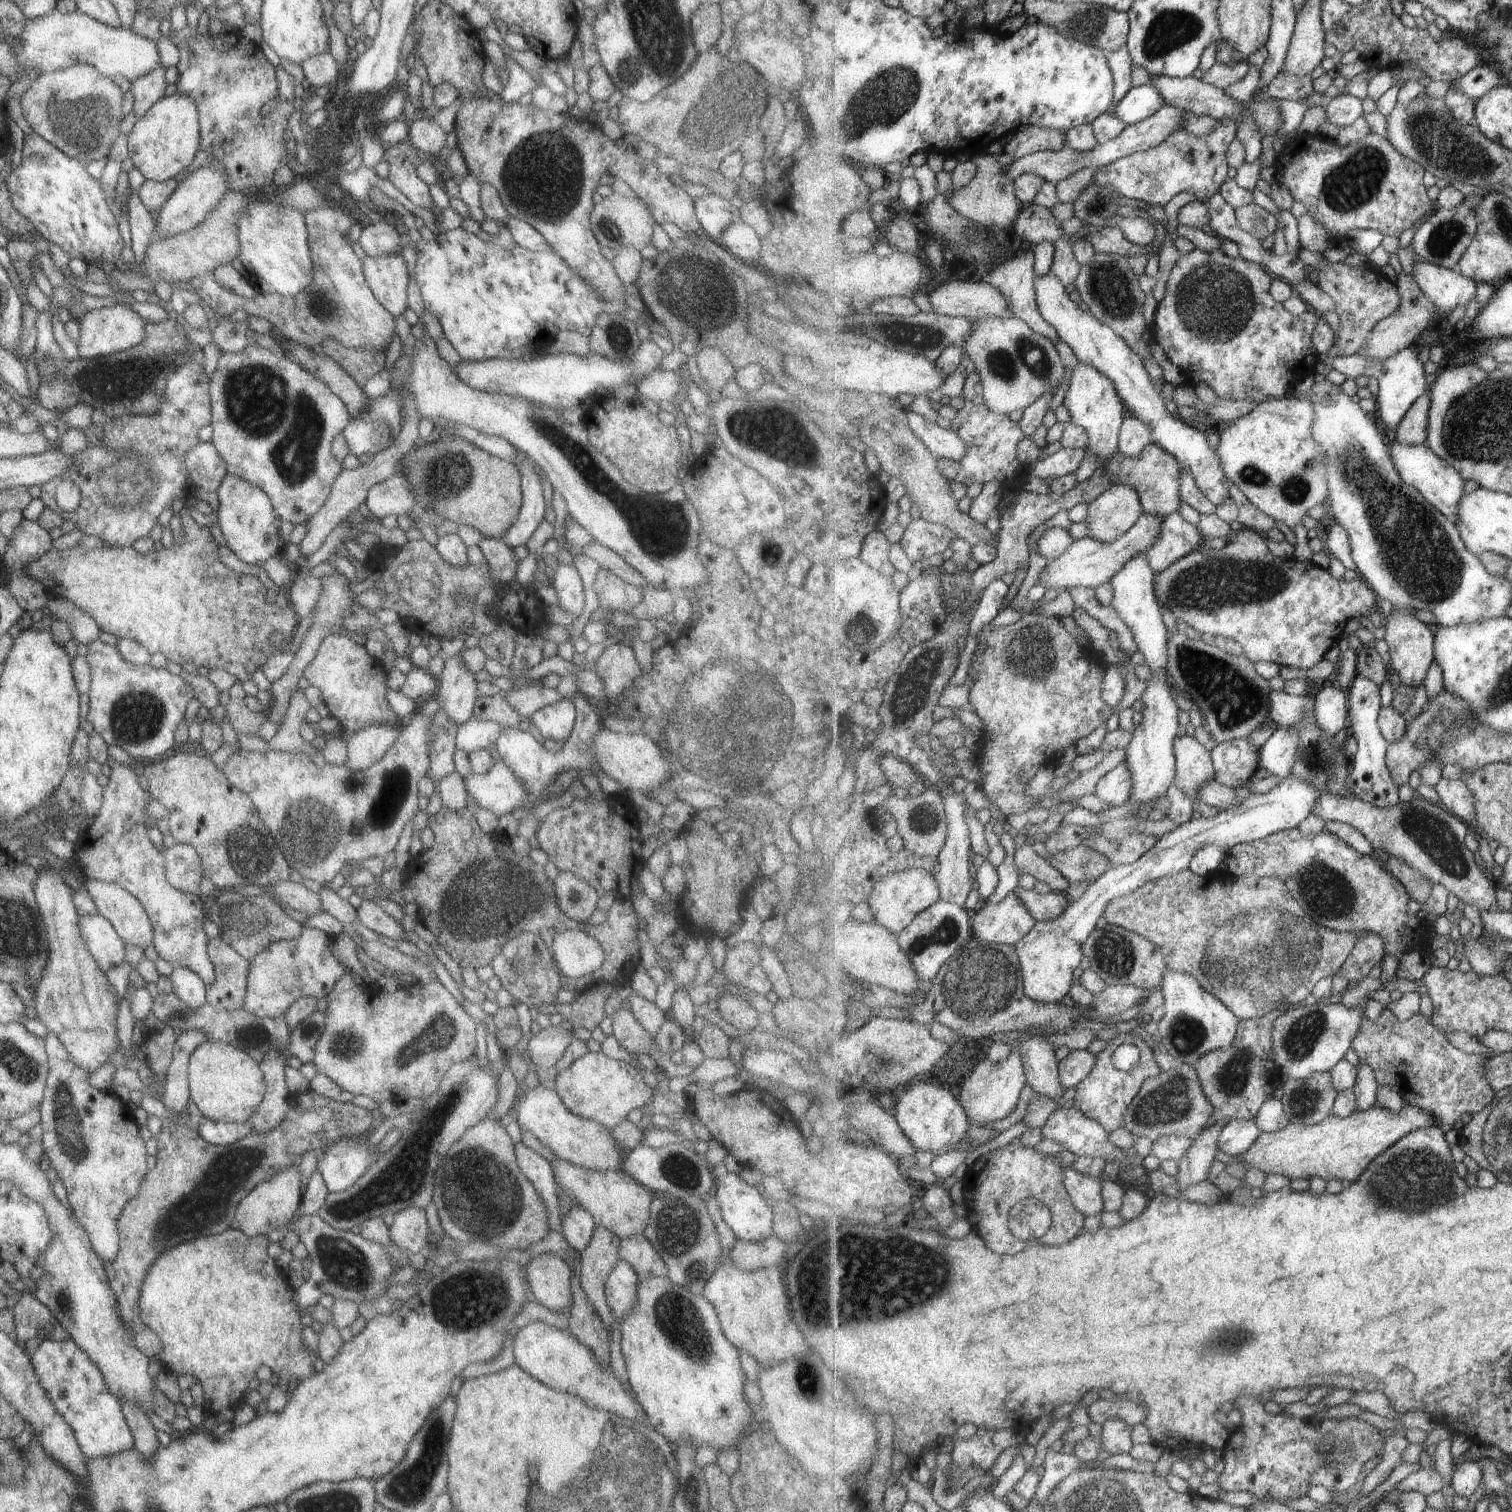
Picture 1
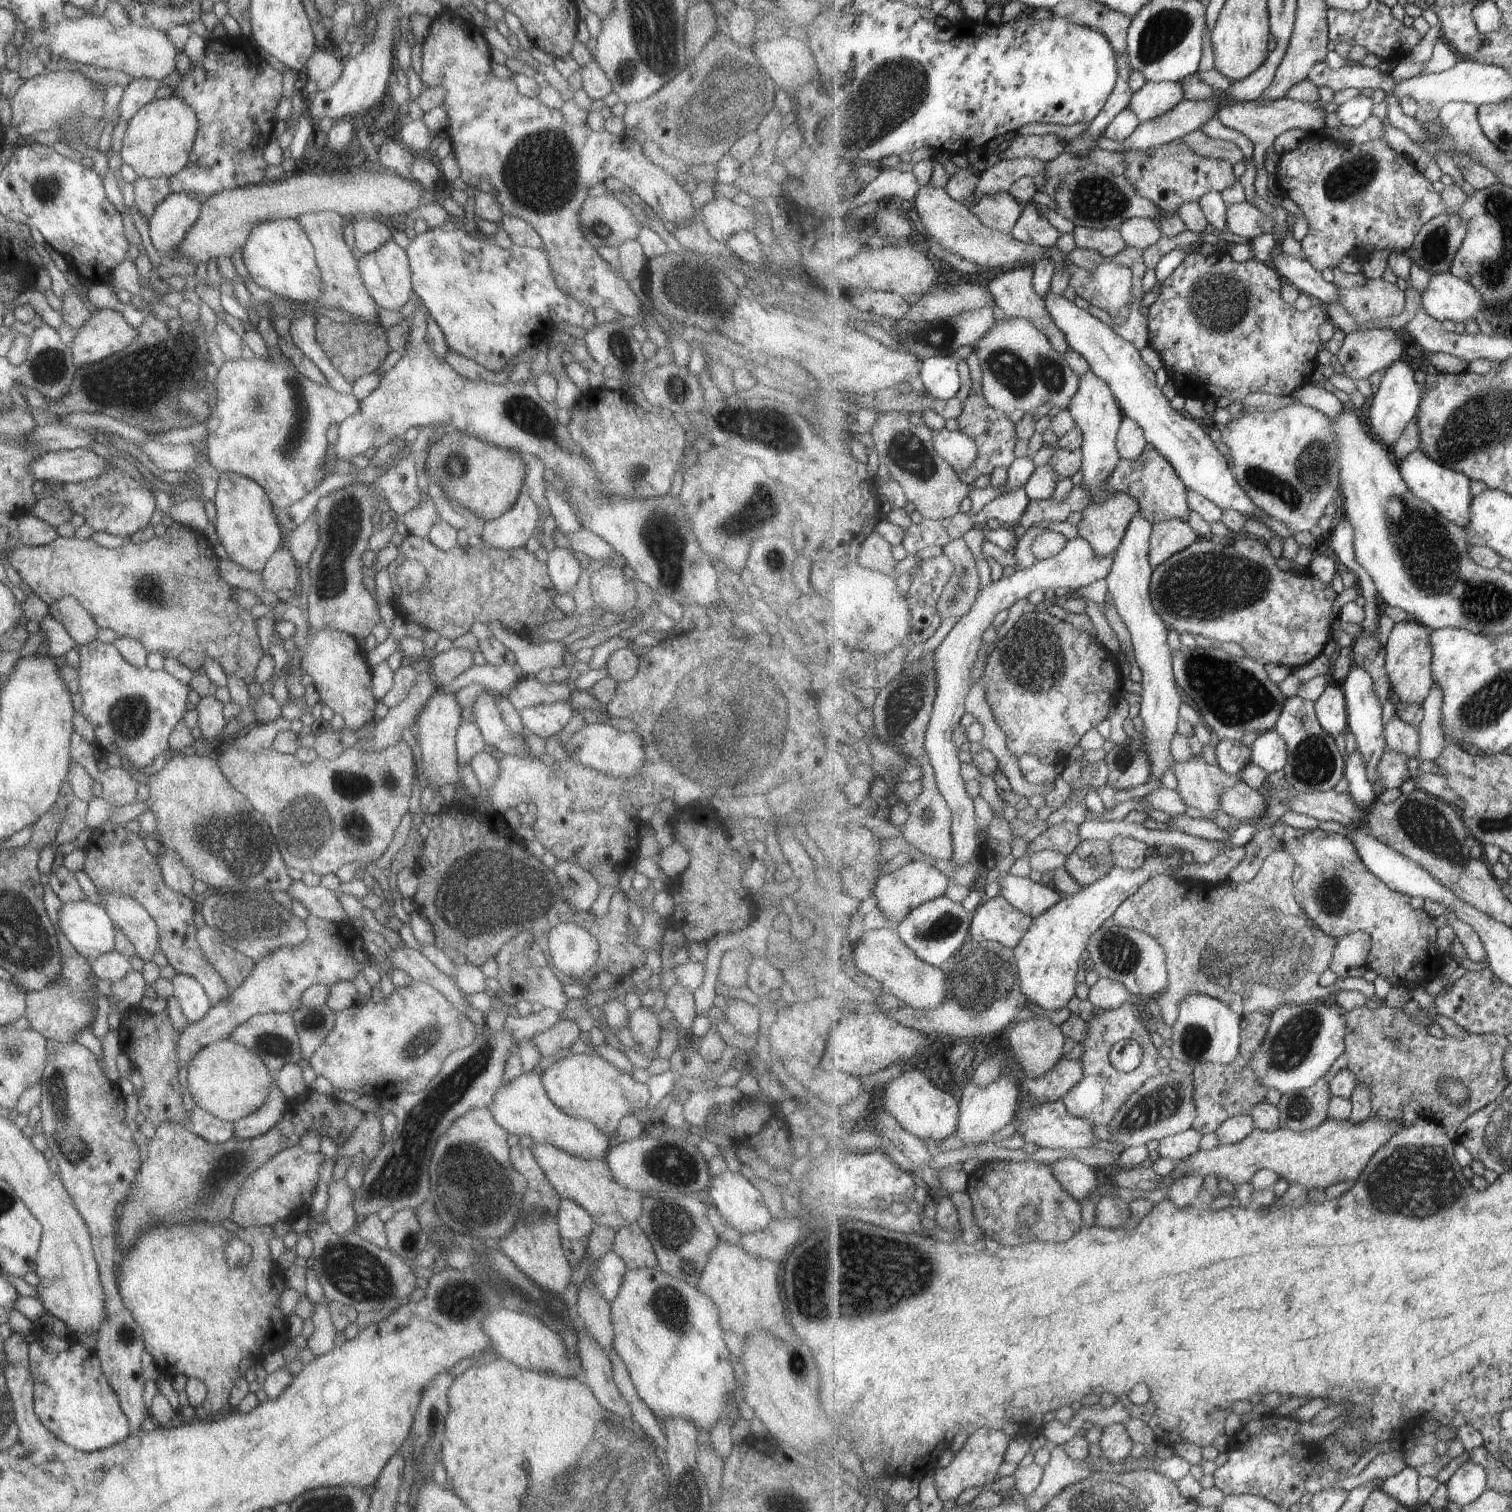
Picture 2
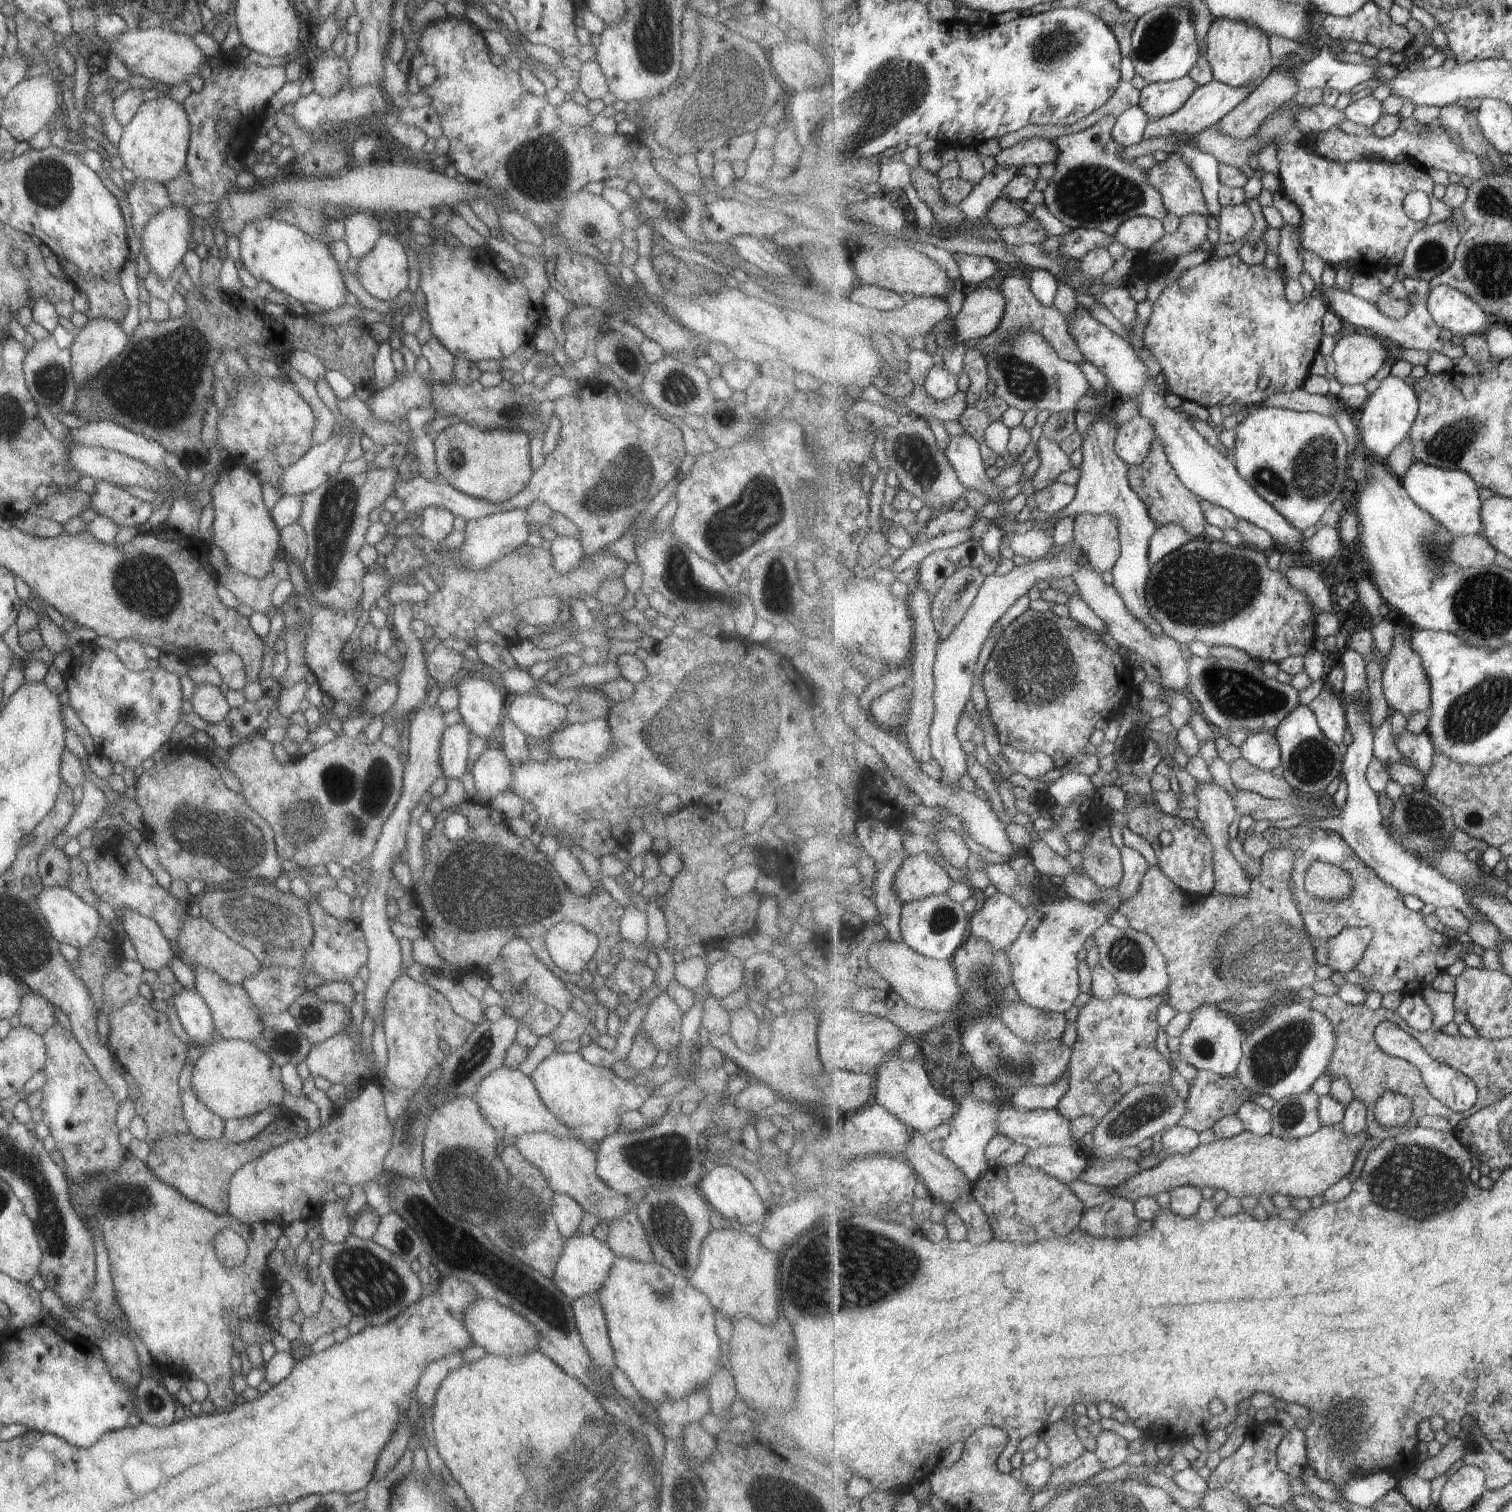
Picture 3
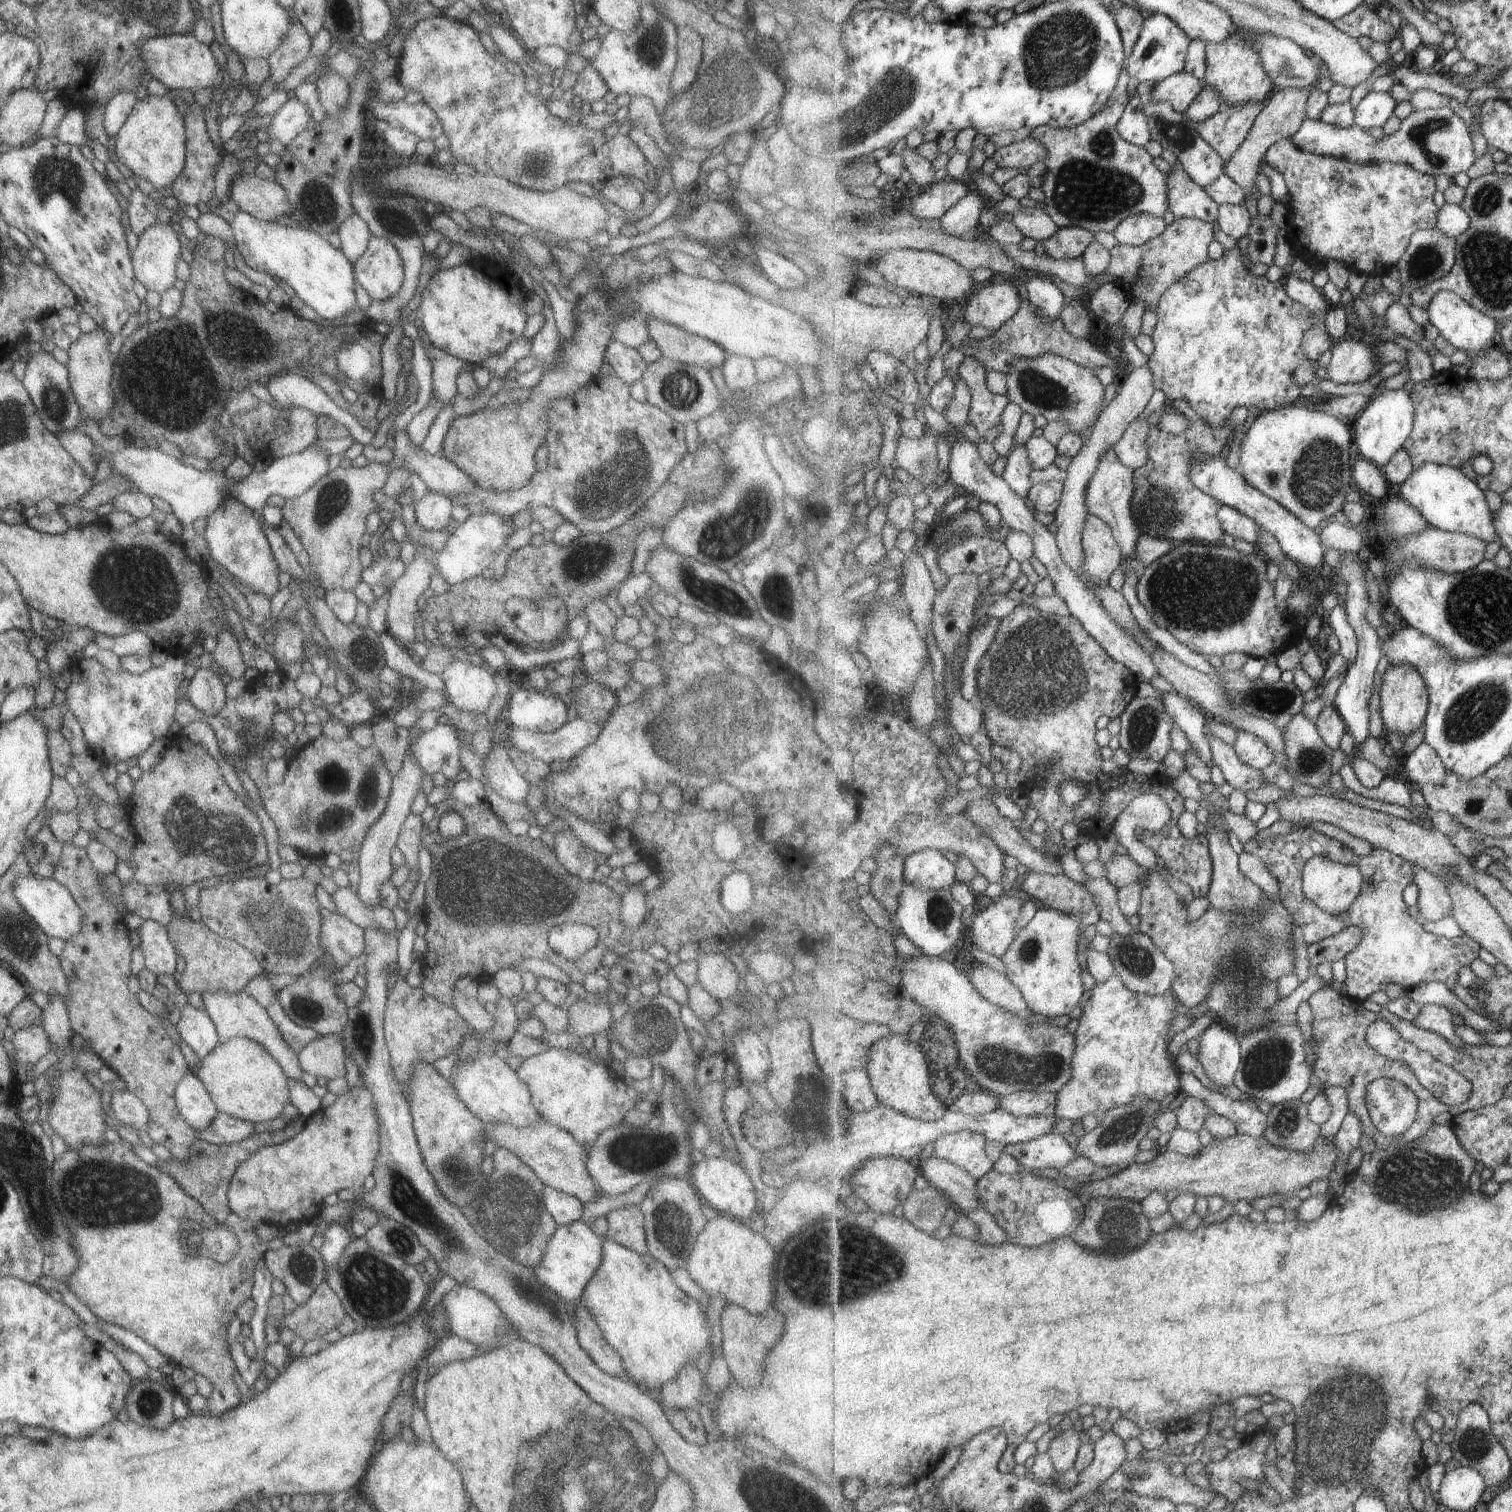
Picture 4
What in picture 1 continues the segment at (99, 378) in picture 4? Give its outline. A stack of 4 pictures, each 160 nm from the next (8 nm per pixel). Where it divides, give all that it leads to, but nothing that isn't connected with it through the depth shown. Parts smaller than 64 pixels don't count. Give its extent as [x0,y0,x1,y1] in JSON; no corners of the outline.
[75,304,144,359]

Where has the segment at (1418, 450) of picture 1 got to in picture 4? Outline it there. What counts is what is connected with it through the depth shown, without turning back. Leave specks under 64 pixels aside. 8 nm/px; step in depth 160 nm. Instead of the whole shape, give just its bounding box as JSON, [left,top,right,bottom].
[1400,463,1497,543]

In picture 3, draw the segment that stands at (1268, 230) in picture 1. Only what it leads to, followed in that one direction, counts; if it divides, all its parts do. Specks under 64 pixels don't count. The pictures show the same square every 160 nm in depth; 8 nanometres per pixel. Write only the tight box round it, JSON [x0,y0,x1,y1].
[1218,202,1255,244]

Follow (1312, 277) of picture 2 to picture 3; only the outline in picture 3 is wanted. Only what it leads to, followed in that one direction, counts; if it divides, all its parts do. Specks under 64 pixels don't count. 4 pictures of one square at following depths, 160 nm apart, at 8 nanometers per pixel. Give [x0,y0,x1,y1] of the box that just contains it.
[1321,277,1467,362]

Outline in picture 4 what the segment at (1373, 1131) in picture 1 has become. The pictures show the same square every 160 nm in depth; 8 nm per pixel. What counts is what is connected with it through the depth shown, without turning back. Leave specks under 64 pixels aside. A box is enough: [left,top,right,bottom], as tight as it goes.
[1077,1133,1339,1203]

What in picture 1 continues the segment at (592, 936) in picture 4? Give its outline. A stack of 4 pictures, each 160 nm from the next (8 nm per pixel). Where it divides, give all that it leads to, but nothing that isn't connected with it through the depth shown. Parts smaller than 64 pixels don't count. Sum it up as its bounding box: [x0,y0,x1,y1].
[550,929,604,979]

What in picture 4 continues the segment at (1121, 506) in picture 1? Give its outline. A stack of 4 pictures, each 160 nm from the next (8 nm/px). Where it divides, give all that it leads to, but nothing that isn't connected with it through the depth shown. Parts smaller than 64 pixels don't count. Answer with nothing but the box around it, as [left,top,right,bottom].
[1082,516,1122,585]

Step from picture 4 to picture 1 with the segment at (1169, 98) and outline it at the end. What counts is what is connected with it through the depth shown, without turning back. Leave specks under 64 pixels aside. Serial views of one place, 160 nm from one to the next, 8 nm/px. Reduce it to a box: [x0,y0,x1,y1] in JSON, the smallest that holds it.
[1110,84,1166,125]

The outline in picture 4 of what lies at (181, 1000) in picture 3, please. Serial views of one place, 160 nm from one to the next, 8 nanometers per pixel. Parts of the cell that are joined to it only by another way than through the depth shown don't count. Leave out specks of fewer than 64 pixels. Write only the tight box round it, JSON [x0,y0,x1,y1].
[175,1003,217,1060]

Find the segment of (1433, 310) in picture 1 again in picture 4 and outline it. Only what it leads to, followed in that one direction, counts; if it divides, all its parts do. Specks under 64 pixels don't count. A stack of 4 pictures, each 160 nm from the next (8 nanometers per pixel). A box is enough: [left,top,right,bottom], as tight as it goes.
[1327,340,1378,383]

